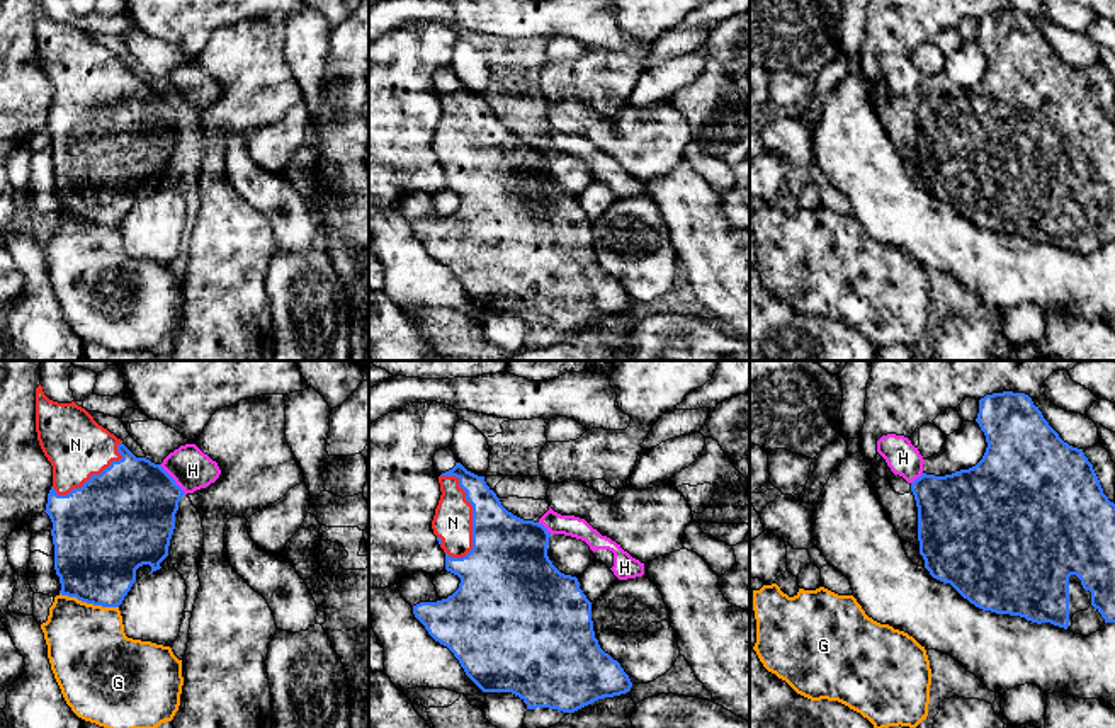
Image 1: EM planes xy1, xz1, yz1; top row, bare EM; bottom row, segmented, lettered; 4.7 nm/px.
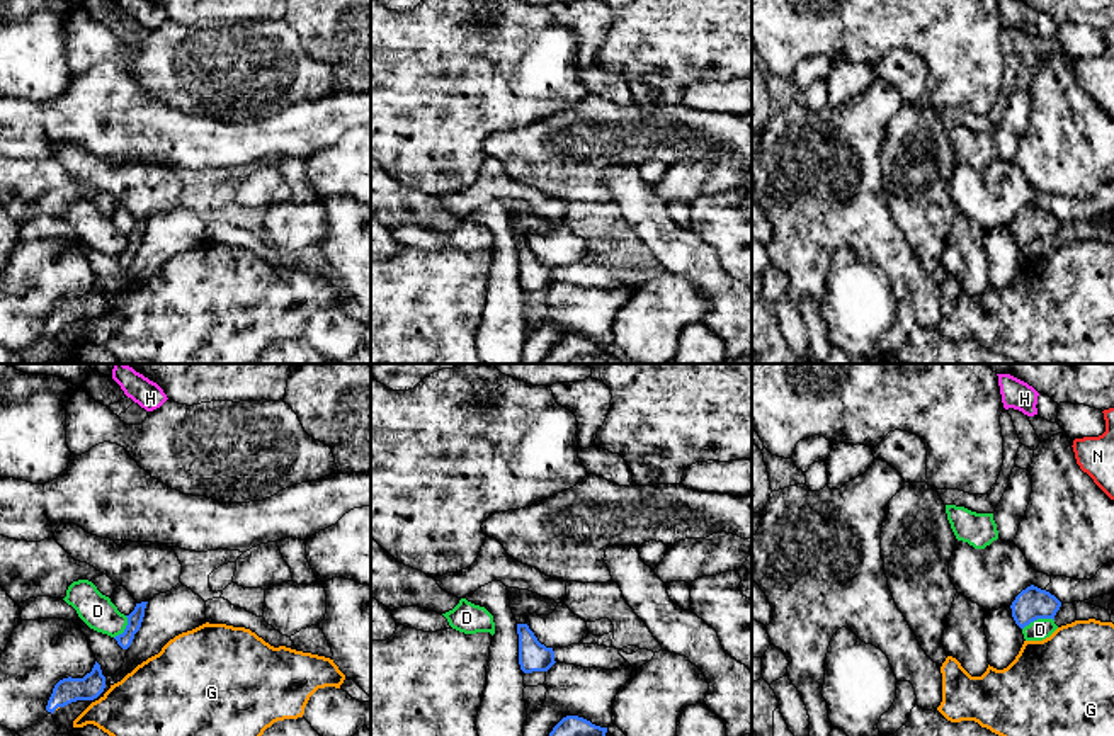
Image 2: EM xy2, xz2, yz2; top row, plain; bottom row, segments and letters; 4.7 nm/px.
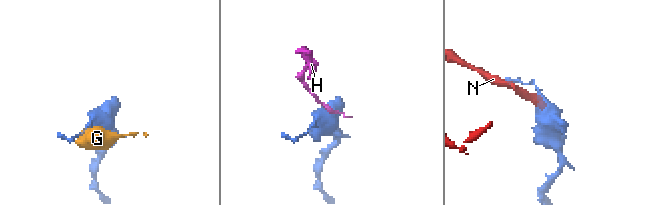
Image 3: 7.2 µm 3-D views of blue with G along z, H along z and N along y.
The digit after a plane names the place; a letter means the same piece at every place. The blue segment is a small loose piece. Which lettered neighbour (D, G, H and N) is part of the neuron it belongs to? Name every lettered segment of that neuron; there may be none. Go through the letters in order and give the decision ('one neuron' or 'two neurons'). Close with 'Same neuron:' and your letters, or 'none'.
D: two neurons
G: two neurons
H: two neurons
N: one neuron
Same neuron: N

